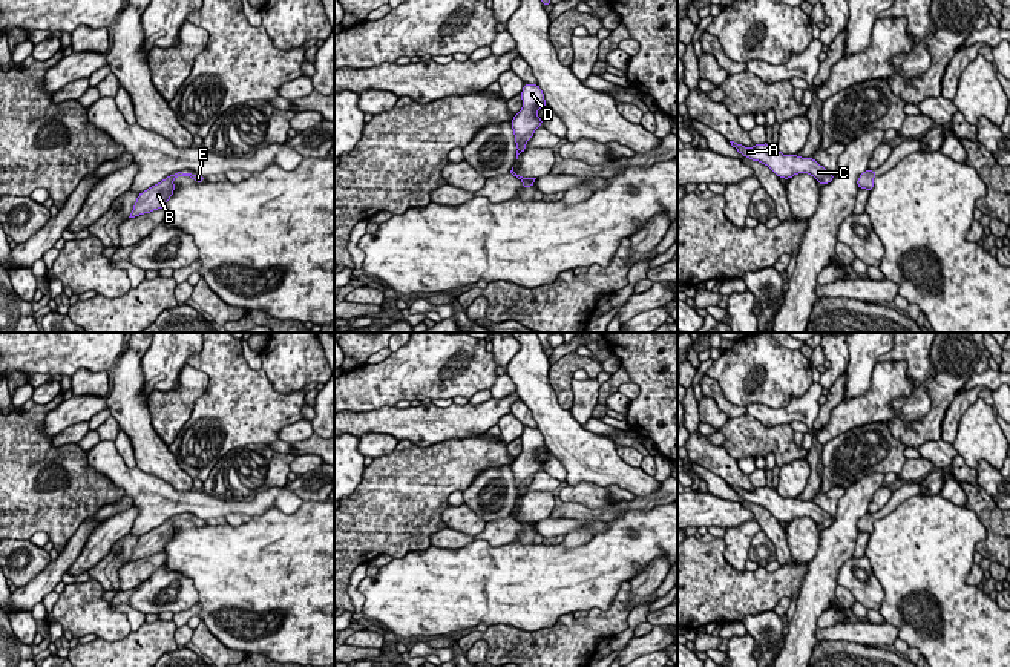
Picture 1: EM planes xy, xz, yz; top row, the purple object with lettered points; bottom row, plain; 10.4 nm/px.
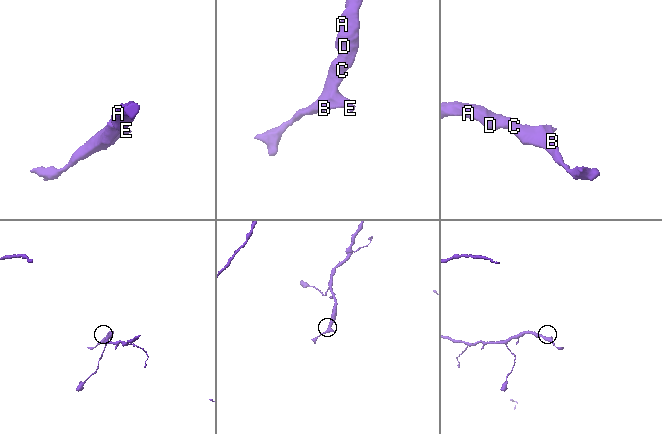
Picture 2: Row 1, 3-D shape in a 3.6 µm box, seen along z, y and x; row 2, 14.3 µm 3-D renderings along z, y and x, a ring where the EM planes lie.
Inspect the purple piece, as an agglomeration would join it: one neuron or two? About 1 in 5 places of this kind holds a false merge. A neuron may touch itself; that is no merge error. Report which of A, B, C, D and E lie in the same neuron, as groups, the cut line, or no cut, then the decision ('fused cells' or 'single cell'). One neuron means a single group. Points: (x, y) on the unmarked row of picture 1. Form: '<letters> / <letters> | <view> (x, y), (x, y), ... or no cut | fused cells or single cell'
A B C D E | no cut | single cell

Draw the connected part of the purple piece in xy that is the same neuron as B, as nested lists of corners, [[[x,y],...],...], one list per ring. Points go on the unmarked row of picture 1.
[[[184,514],[176,515],[161,526],[149,531],[147,534],[141,535],[136,541],[136,546],[133,547],[133,554],[129,561],[135,561],[144,557],[150,557],[158,552],[164,552],[166,546],[170,543],[170,540],[175,535],[173,523],[178,520],[187,520],[192,521],[195,526],[204,526],[205,521],[195,517],[185,517]]]

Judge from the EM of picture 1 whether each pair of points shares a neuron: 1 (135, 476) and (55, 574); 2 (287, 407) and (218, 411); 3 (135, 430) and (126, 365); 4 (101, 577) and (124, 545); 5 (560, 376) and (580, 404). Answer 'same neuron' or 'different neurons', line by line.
1: different neurons
2: same neuron
3: same neuron
4: same neuron
5: different neurons

